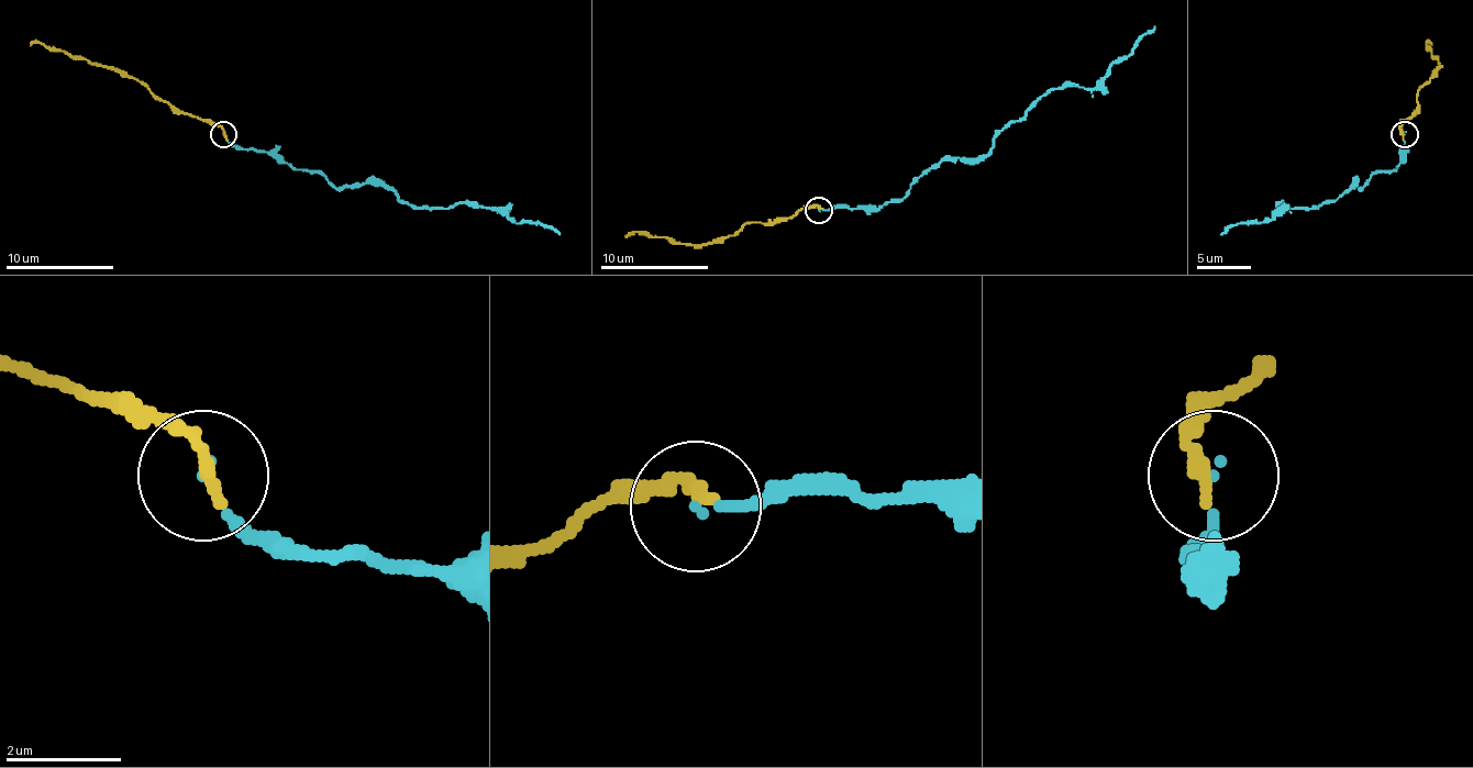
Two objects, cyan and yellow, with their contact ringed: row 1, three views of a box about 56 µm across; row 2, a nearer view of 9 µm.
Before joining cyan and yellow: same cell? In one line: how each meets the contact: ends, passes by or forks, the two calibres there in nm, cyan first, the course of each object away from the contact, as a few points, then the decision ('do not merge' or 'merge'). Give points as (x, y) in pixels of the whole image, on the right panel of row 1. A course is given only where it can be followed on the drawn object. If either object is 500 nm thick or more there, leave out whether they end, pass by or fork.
cyan ends; yellow ends; calibres 100 and 280 nm; course cyan (1405, 135), (1394, 170), (1316, 208), (1283, 202), (1221, 235); course yellow (1402, 135), (1402, 121), (1418, 106), (1416, 95), (1440, 67), (1427, 43), (1431, 46); merge

